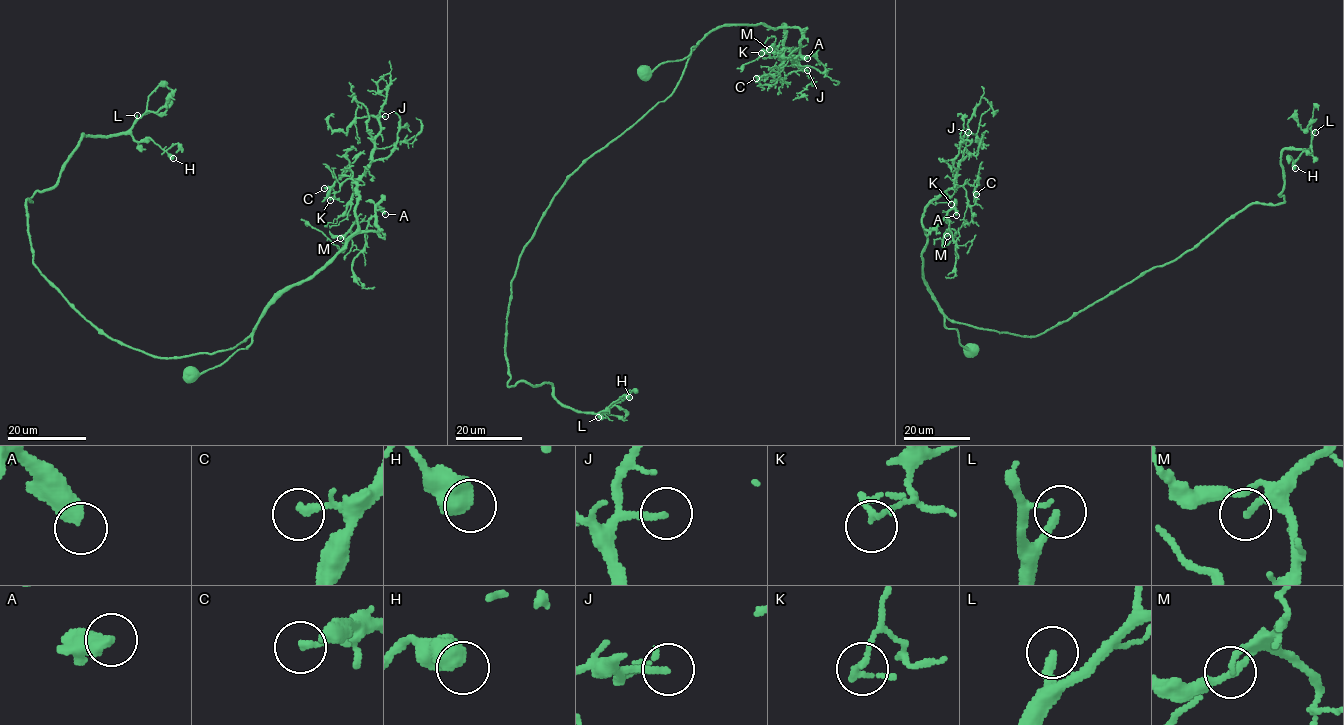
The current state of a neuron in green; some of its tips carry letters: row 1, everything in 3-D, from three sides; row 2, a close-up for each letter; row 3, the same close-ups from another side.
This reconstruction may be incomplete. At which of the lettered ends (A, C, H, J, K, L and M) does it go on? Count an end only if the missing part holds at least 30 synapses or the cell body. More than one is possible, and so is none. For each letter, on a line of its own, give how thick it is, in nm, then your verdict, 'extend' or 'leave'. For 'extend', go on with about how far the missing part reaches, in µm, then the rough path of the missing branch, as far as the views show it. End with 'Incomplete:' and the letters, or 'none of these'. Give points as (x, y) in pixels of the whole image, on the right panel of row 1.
A: 440 nm thick; extend; about 25 µm are missing
C: 130 nm thick; leave
H: 700 nm thick; leave
J: 180 nm thick; leave
K: 150 nm thick; leave
L: 240 nm thick; extend; about 25 µm are missing; missing branch runs (1315, 132), (1321, 114), (1321, 102), (1315, 88), (1315, 66)
M: 140 nm thick; leave
Incomplete: A, L

